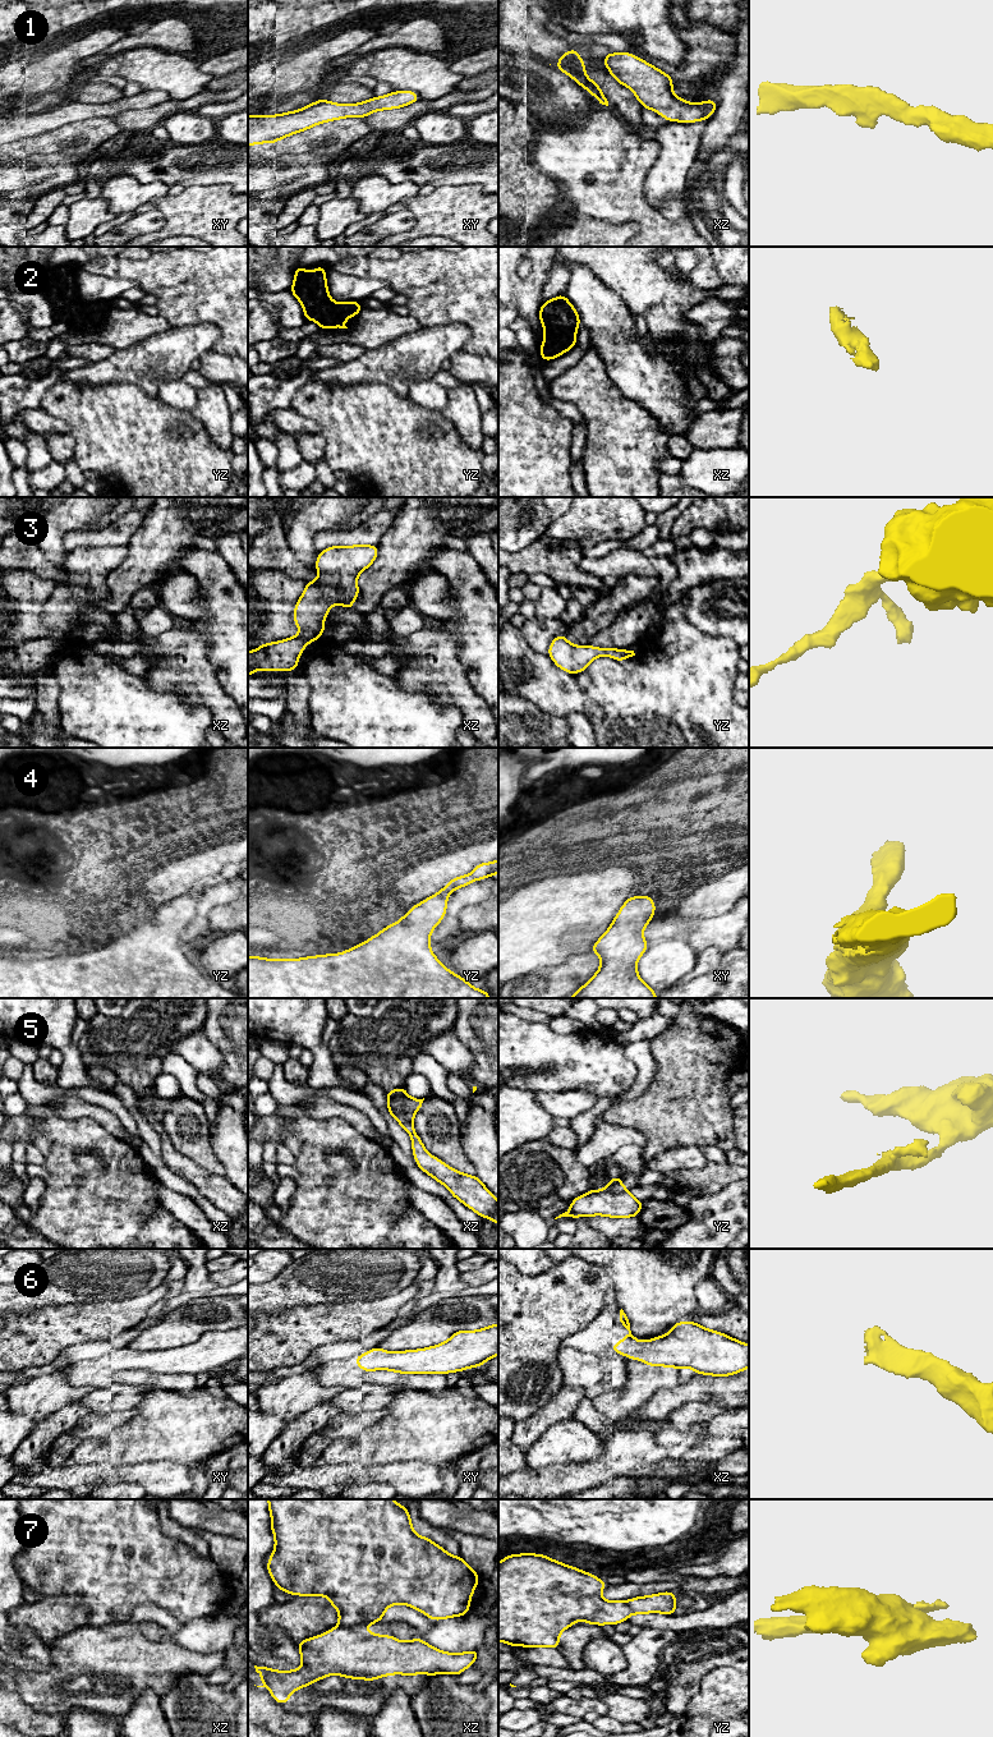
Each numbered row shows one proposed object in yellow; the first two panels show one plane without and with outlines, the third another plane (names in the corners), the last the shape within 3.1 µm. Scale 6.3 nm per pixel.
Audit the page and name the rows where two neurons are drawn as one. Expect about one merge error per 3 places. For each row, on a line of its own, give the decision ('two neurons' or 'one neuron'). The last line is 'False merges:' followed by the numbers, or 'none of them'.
1: one neuron
2: one neuron
3: one neuron
4: one neuron
5: two neurons
6: one neuron
7: two neurons
False merges: 5, 7

